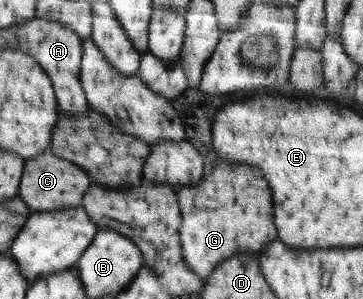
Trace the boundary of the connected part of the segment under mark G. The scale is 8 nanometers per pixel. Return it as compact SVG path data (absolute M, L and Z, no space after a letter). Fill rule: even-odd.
M221 161L211 171L210 176L203 177L201 183L181 186L179 201L183 201L183 217L187 217L187 221L182 221L184 260L203 283L215 267L228 257L249 252L259 254L267 249L269 241L277 237L277 229L273 225L273 199L271 199L269 183L263 179L263 175L257 169L249 165L235 165L235 163L231 165L227 161Z

